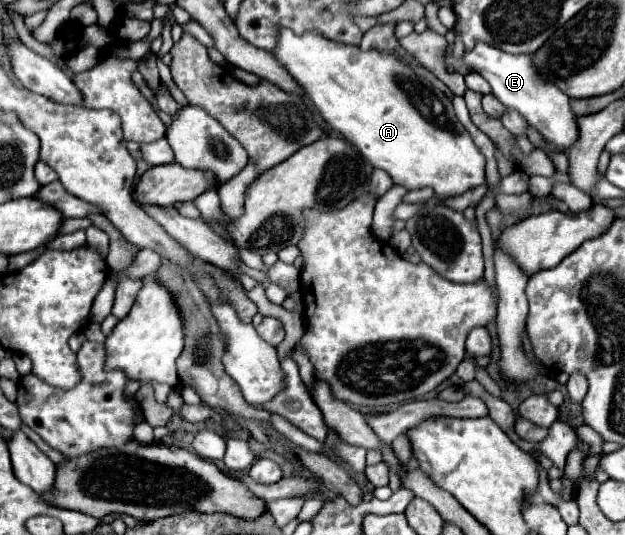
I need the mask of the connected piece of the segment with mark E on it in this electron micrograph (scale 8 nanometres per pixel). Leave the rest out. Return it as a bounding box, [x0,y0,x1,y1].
[464,42,580,152]

